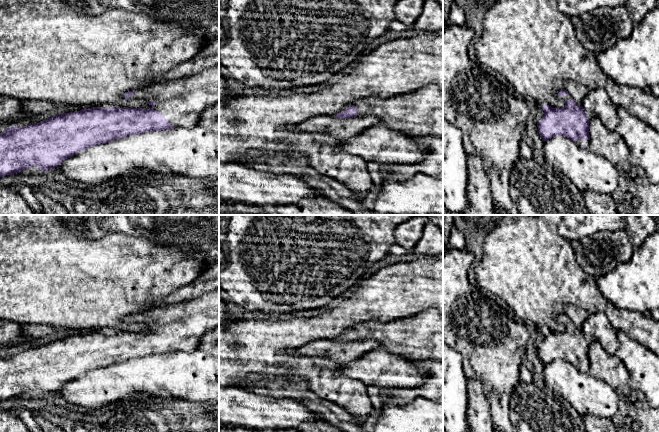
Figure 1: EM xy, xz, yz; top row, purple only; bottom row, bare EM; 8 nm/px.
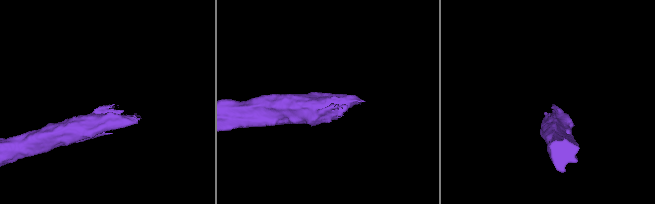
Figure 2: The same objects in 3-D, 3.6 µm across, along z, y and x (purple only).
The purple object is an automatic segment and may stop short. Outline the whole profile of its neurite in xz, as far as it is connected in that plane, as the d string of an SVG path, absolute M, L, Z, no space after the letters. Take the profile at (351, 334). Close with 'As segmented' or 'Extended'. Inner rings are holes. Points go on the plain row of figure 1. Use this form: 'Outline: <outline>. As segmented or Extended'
Outline: M431 308L412 317L389 322L371 320L332 340L343 343L363 339L373 339L379 343L379 348L411 361L443 361L443 315L439 310Z. Extended

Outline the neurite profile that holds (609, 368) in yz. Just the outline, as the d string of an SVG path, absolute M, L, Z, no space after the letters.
M593 340L589 344L589 373L609 384L619 396L635 398L635 392L629 384L629 373L624 363L616 356L608 354Z

